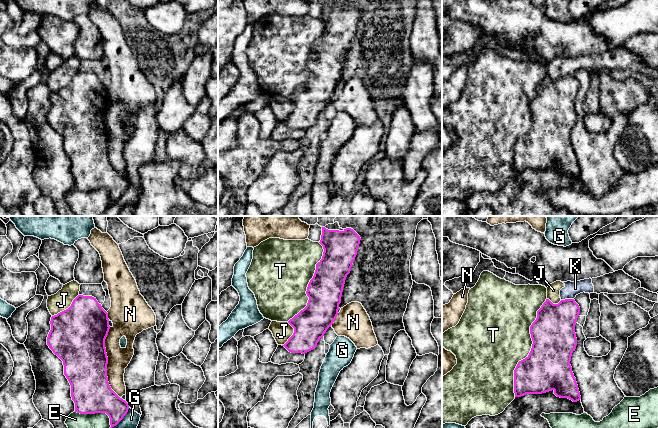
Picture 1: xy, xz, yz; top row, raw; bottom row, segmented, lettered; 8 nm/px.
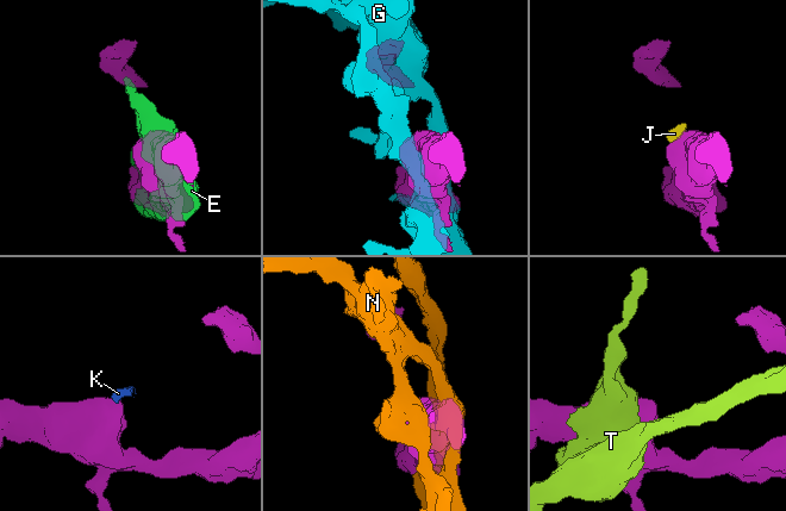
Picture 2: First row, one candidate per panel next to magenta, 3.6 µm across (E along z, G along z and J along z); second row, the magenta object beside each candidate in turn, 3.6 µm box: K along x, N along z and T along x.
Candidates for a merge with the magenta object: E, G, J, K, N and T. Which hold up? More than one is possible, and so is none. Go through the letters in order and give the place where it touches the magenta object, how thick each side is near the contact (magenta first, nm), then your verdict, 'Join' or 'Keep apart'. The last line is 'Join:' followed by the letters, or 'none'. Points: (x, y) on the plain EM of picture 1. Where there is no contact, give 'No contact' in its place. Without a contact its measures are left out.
E: Touches magenta at xy (97, 188). Thickness 320 nm (magenta) against 240 nm. Keep apart
G: Touches magenta at xy (121, 195). Thickness 240 nm (magenta) against 140 nm. Keep apart
J: Touches magenta at xy (66, 85). Thickness 440 nm (magenta) against 160 nm. Keep apart
K: Touches magenta at yz (567, 75). Thickness 320 nm (magenta) against 120 nm. Keep apart
N: Touches magenta at xy (107, 139). Thickness 380 nm (magenta) against 180 nm. Keep apart
T: Touches magenta at yz (531, 124). Thickness 360 nm (magenta) against 460 nm. Keep apart
Join: none

